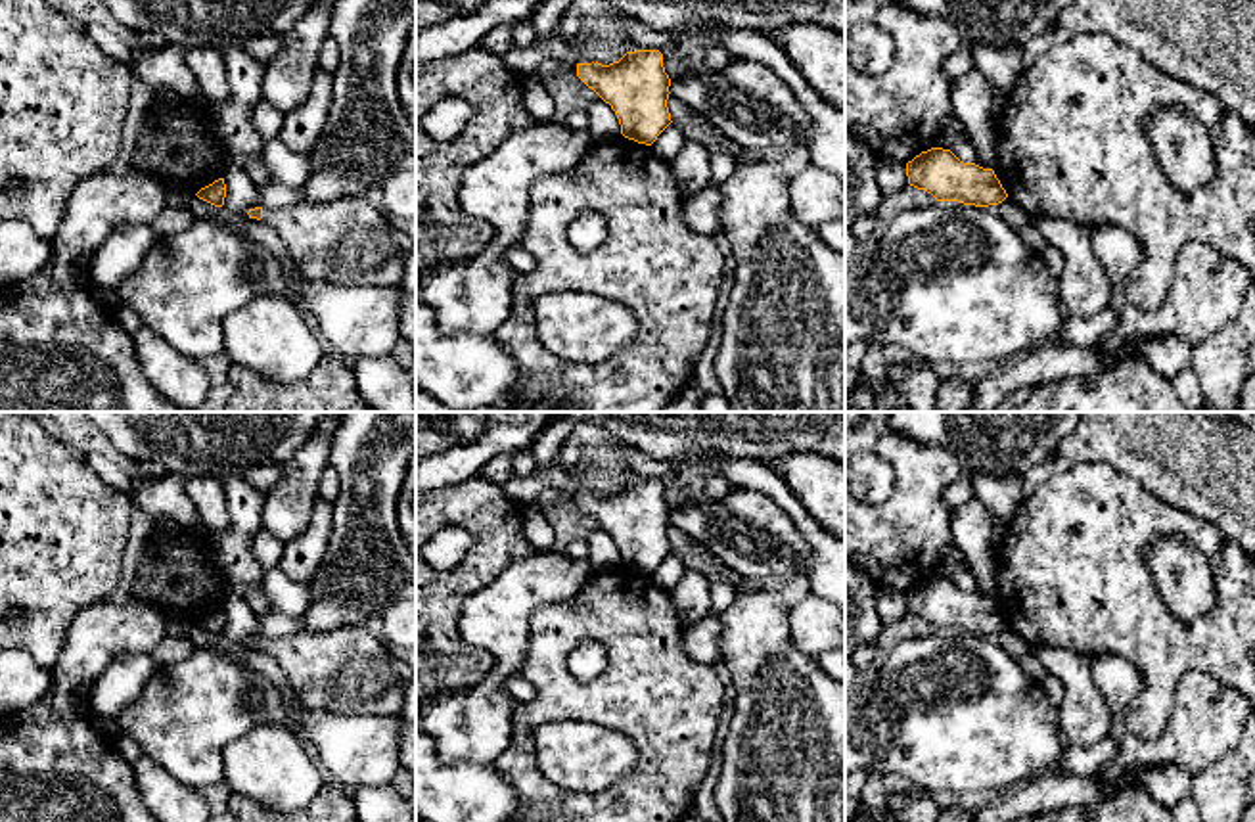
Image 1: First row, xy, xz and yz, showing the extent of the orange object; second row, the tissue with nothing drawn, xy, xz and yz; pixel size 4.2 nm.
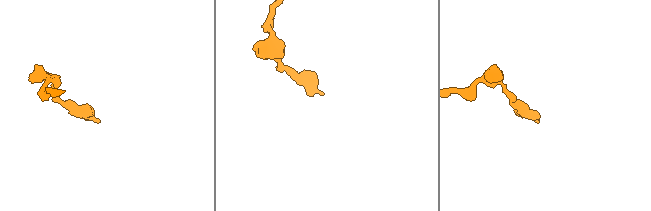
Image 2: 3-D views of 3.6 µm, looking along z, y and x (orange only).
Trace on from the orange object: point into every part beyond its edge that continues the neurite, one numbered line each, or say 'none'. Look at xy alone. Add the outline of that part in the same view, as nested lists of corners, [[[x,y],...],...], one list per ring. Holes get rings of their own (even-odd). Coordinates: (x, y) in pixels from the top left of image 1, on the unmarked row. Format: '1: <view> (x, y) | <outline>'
1: xy (347, 671) | [[[366,625],[326,632],[299,628],[262,648],[282,667],[295,699],[335,715],[402,715],[414,669]]]

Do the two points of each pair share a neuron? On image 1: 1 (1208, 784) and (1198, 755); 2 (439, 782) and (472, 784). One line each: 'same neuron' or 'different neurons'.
1: different neurons
2: same neuron

